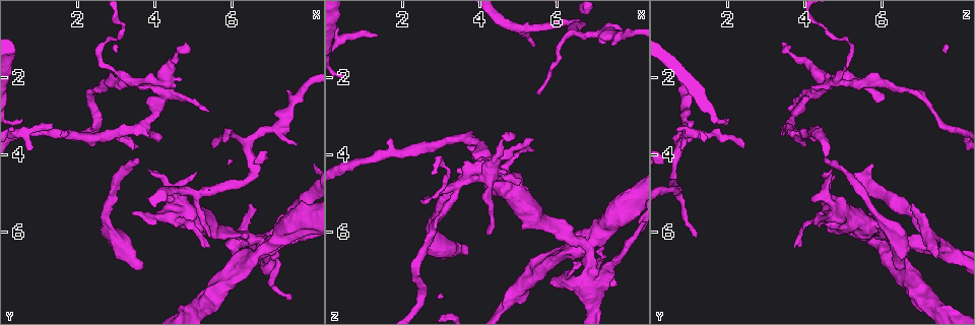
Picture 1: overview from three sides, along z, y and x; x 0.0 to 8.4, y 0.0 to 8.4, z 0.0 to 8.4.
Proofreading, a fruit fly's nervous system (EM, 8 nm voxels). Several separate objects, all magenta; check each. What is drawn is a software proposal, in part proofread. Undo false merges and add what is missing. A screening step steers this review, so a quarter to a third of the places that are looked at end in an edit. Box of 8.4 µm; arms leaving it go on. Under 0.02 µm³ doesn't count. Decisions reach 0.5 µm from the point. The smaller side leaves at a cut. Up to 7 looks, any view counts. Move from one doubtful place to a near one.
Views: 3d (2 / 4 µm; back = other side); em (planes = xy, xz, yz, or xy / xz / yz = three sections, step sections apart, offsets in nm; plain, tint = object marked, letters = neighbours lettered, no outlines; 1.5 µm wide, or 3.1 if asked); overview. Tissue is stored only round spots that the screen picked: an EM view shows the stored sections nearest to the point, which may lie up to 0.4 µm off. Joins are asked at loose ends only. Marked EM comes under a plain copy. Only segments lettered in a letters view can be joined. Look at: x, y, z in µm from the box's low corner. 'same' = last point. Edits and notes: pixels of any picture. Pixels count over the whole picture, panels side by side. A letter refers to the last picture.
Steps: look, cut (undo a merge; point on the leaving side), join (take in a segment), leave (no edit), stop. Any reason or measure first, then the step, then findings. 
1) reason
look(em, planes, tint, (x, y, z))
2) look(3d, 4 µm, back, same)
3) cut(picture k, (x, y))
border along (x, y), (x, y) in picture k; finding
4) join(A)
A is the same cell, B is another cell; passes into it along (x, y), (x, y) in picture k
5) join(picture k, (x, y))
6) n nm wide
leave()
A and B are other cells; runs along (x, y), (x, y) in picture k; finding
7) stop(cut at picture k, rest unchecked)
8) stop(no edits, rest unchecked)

look(3d, 2 µm, back, (4.25, 2.55, 6.05))

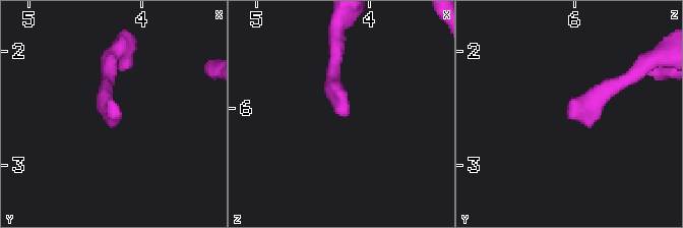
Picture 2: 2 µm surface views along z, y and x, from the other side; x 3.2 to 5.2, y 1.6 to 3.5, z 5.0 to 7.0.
look(em, xy, step 8, letters, (4.18, 2.56, 6.08))

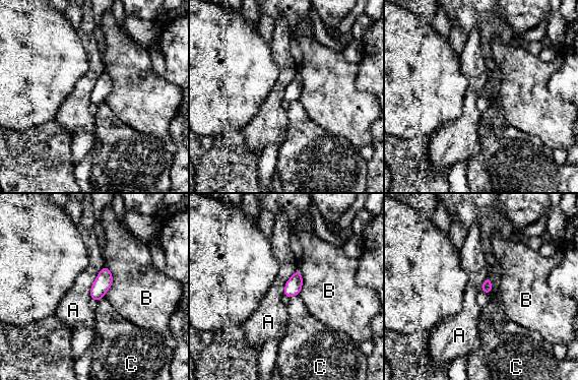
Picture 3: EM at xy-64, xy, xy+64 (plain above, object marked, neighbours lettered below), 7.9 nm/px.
another direction
look(em, planes, letters, same)

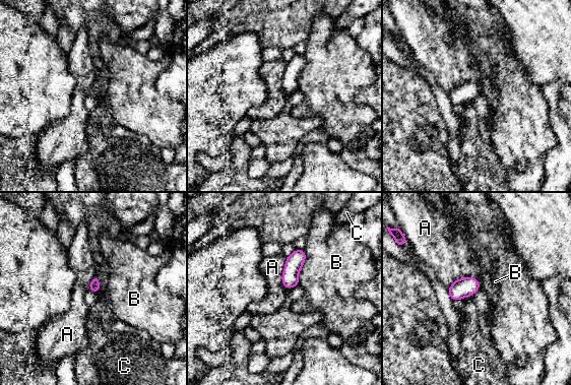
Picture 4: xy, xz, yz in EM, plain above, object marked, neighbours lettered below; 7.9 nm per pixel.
leave()
A, B and C are other cells; border along (479, 280), (457, 278), (447, 290) in picture 4; no lettered segment goes on from it

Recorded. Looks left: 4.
an open end
look(em, planes, letters, (3.55, 6.90, 6.60))

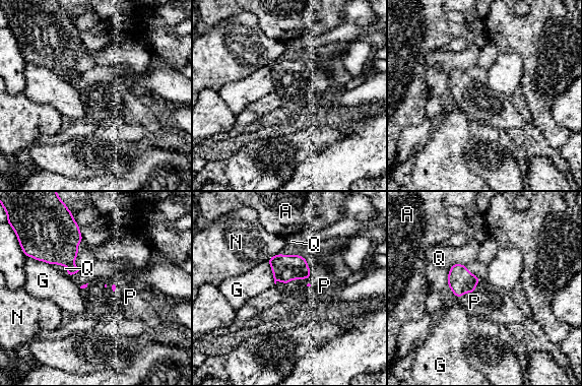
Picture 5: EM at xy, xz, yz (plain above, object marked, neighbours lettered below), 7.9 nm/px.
join(P)
P is the same cell, A, G, N and Q are other cells; the cell continues

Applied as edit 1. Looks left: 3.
redraw
look(overview)

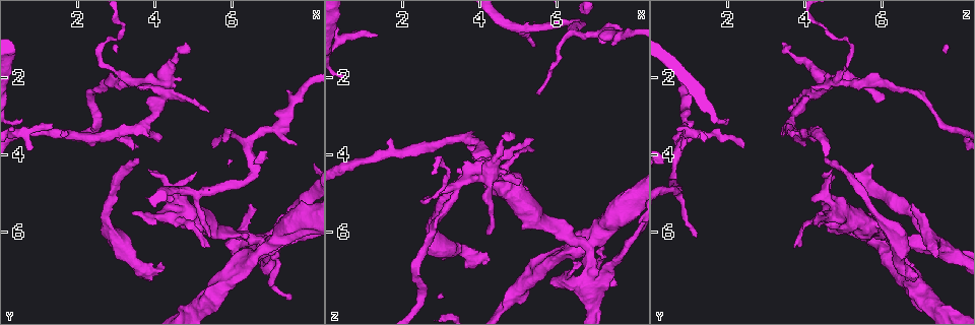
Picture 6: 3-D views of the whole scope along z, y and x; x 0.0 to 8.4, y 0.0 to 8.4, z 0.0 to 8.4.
tapers out
look(3d, 2 µm, (5.45, 6.15, 1.25))

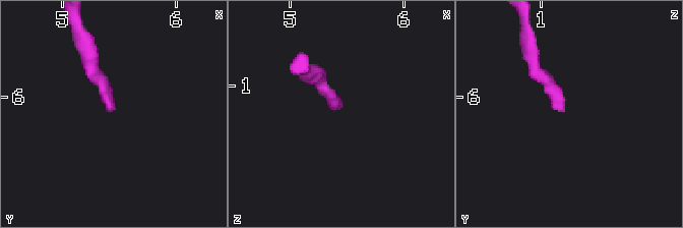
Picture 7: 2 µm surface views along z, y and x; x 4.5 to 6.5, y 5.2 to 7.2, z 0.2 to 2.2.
look(em, planes, letters, (5.44, 6.12, 1.18))

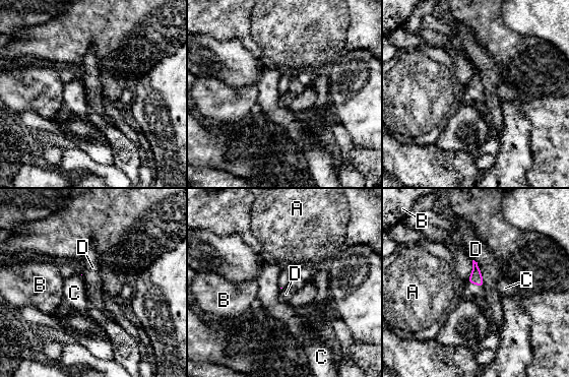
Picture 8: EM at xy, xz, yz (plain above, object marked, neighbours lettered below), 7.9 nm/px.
leave()
A, B, C and D are other cells; border along (472, 259), (481, 273), (482, 288) in picture 8; none of them fits

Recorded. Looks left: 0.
stop(join at picture 5, rest unchecked)

